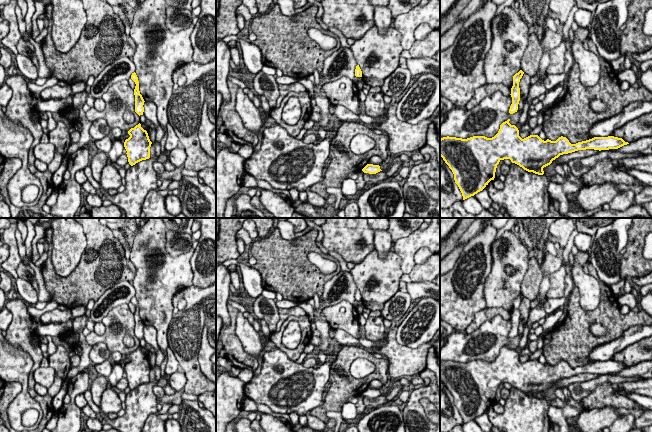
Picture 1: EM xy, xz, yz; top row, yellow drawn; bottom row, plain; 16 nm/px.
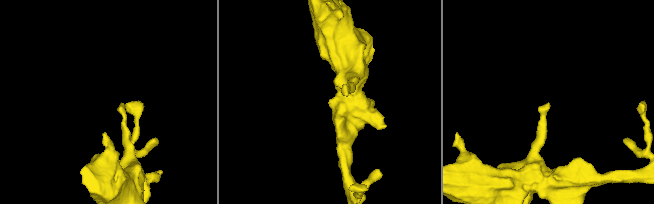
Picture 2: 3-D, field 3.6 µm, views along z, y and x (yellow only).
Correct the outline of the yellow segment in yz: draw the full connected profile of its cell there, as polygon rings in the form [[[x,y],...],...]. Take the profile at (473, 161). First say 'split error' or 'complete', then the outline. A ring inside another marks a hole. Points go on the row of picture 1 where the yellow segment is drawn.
complete; [[[509,121],[503,122],[492,138],[473,136],[462,139],[447,136],[440,139],[440,156],[452,170],[463,200],[482,191],[494,180],[501,160],[510,159],[528,172],[543,175],[543,168],[560,155],[586,149],[618,149],[629,144],[614,136],[594,137],[576,144],[571,144],[563,136],[556,141],[544,141],[538,135],[522,139],[518,128]]]

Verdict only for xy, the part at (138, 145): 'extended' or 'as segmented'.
as segmented

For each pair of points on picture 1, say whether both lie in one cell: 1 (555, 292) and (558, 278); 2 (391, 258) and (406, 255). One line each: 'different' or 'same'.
1: same
2: different

